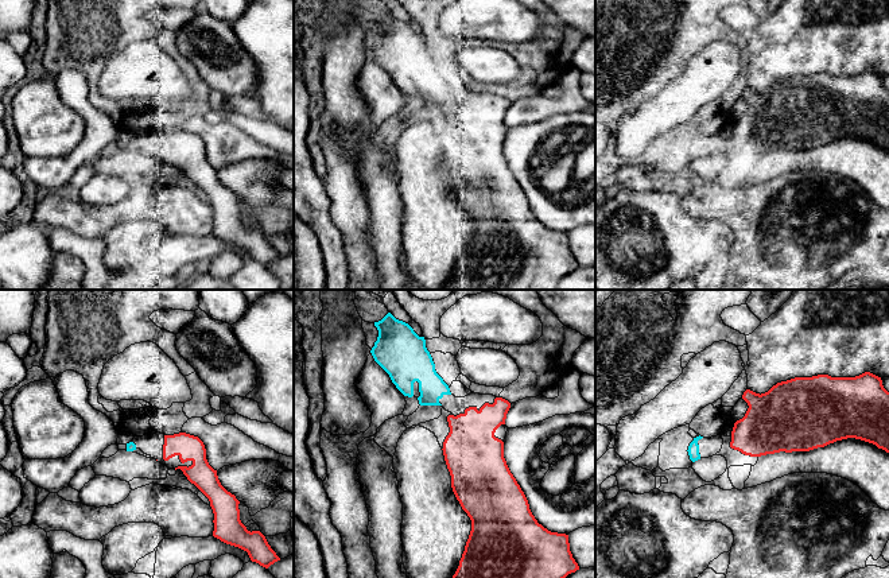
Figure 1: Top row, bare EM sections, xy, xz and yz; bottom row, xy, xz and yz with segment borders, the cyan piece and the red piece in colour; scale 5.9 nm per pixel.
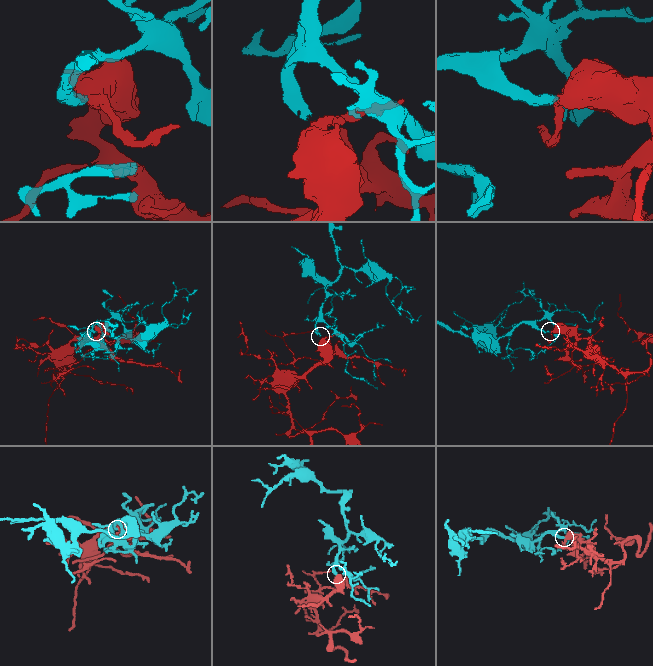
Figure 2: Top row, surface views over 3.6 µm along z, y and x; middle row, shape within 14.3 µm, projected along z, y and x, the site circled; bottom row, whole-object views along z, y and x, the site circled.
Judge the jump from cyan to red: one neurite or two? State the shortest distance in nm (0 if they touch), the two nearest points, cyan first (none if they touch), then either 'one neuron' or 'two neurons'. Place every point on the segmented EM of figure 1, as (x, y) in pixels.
80 nm apart; from cyan across xz (441, 404), (449, 415); one neuron

